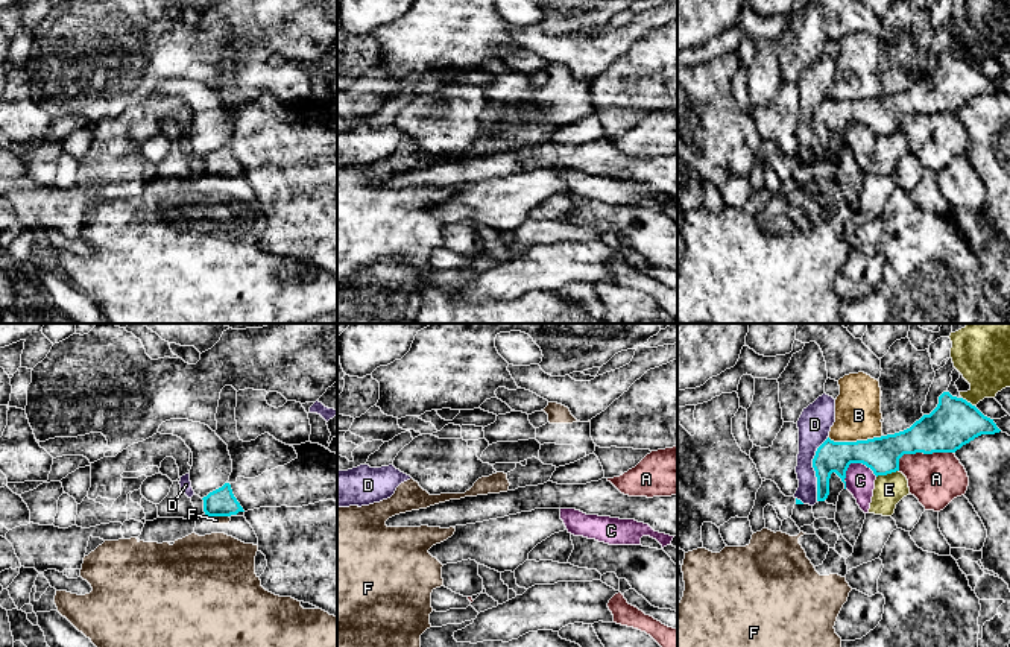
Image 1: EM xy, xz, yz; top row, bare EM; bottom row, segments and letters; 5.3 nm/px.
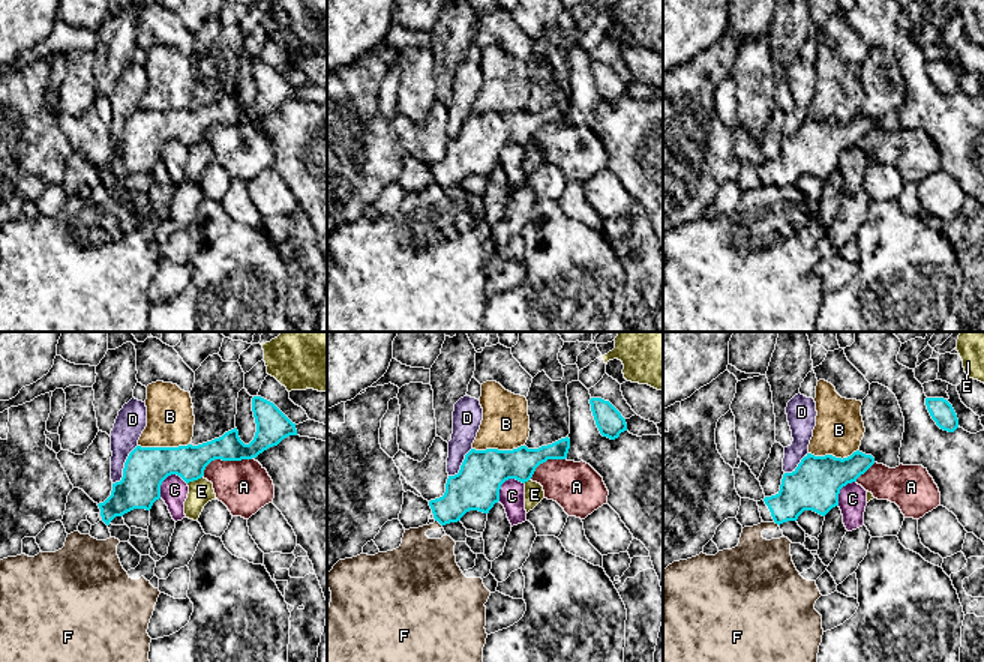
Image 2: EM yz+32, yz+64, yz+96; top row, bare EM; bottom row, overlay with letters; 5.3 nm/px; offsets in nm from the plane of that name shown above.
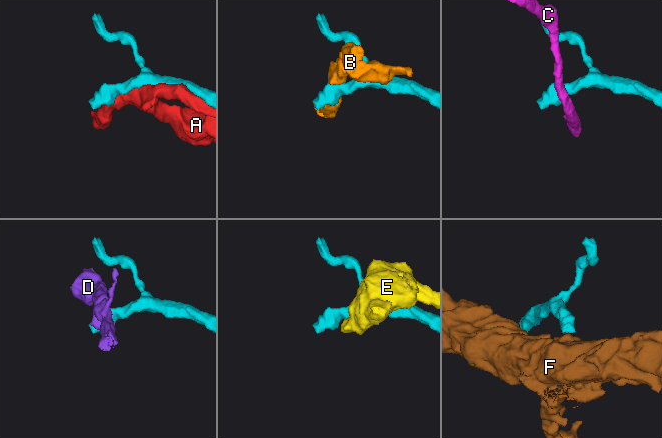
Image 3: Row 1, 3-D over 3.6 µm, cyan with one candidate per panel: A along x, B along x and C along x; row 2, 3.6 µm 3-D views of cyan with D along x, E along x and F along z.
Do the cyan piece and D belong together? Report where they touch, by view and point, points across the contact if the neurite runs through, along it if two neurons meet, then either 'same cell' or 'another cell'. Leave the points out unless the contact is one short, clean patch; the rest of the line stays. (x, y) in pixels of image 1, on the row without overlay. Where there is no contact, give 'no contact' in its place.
meets cyan in yz at (814, 129); border along yz (828, 97), (817, 108), (813, 119), (817, 161); another cell

